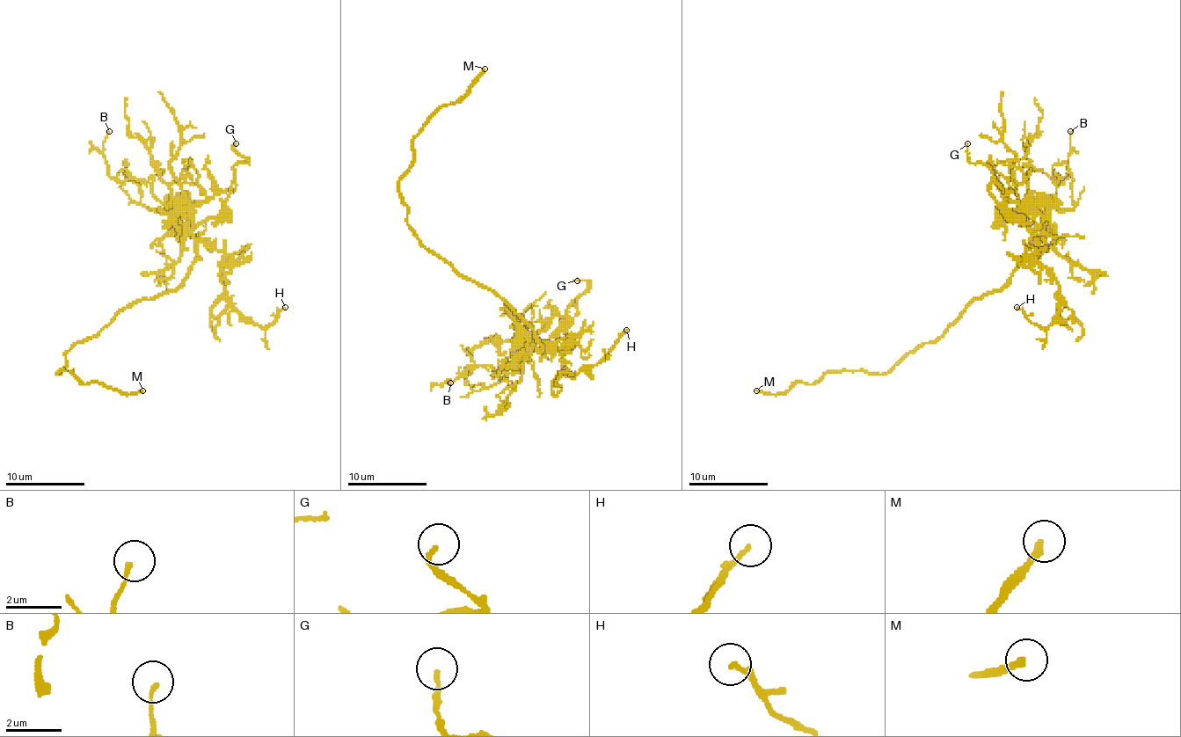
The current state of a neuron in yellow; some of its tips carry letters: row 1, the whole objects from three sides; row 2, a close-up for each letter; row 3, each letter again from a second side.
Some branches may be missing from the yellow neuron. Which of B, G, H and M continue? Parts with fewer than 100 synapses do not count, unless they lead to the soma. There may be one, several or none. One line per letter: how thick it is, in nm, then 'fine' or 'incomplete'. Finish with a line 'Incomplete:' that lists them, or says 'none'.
B: 120 nm thick; fine
G: 150 nm thick; fine
H: 150 nm thick; fine
M: 240 nm thick; incomplete
Incomplete: M

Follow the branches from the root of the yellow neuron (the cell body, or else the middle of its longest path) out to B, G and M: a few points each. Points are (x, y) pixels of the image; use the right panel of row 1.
B: (969, 305), (1038, 256), (1034, 237), (1056, 197), (1053, 181), (1068, 177), (1070, 131)
G: (969, 305), (1037, 258), (1038, 244), (1029, 224), (989, 191), (993, 173), (969, 161), (967, 143)
M: (969, 305), (940, 337), (906, 353), (886, 373), (827, 370), (811, 384), (796, 383), (780, 394), (756, 390)

